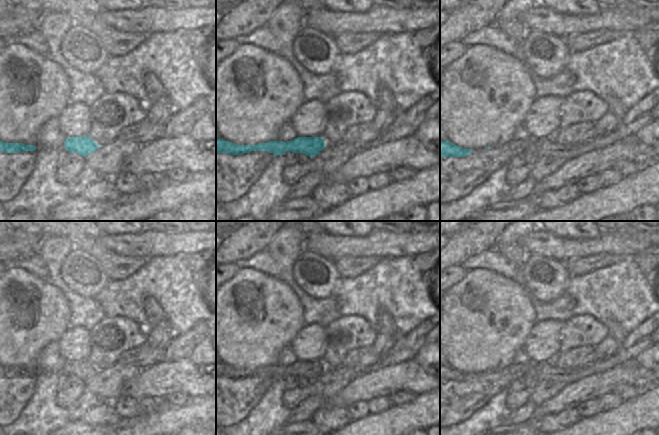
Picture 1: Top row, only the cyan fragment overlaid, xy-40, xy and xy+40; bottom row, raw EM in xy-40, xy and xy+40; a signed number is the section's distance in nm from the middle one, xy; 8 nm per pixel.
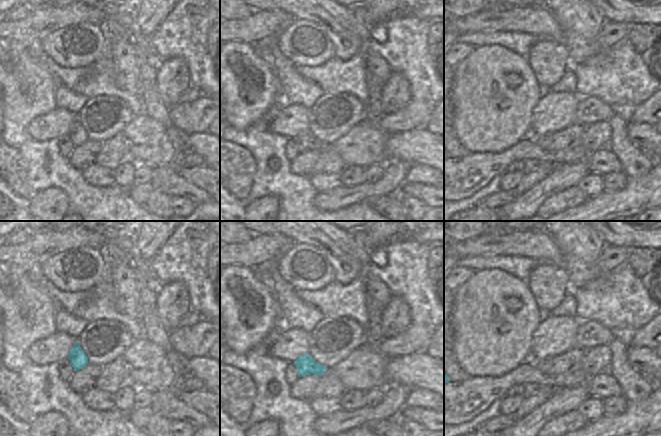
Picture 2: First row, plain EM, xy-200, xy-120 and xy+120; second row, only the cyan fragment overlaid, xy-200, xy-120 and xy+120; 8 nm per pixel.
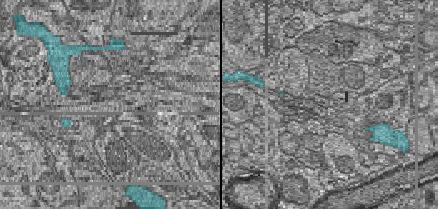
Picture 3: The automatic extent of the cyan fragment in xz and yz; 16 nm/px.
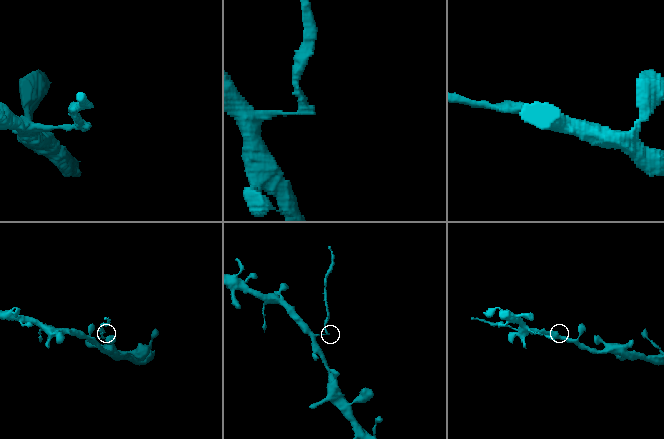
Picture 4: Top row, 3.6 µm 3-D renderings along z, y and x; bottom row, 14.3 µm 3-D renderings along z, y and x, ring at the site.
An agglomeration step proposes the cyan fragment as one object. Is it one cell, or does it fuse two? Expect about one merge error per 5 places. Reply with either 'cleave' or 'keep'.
cleave

